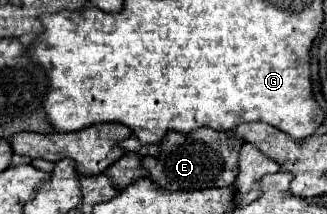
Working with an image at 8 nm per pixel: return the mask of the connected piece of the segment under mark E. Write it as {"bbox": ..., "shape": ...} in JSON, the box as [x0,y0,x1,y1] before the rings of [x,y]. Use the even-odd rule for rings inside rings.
{"bbox":[142,127,242,191],"shape":[[[200,127],[192,133],[168,133],[160,143],[158,157],[144,157],[142,167],[148,171],[148,179],[162,191],[202,191],[212,187],[230,187],[238,173],[238,153],[242,141],[234,139],[234,131],[214,131]]]}

